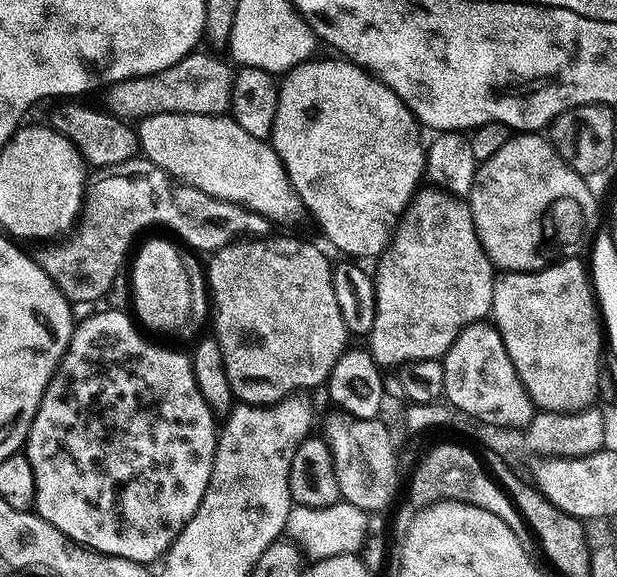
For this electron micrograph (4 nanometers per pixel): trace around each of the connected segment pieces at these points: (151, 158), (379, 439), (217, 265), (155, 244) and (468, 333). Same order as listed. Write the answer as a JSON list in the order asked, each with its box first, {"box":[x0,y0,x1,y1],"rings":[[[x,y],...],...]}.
[{"box":[138,114,306,225],"rings":[[[154,114],[139,121],[138,135],[143,159],[158,166],[179,183],[194,190],[202,190],[202,194],[210,194],[214,198],[240,204],[251,212],[262,214],[273,225],[300,224],[304,216],[306,217],[302,198],[298,198],[298,190],[294,190],[271,143],[268,140],[254,138],[254,134],[246,134],[246,130],[242,130],[242,126],[238,126],[238,122],[233,120],[231,115]]]},{"box":[323,410,401,514],"rings":[[[332,410],[328,421],[324,424],[323,439],[327,440],[328,448],[334,458],[334,470],[338,478],[340,495],[346,503],[360,507],[367,514],[380,514],[384,507],[396,496],[396,483],[399,482],[401,473],[398,471],[398,448],[392,445],[392,436],[383,424],[383,419],[363,420],[341,410]]]},{"box":[208,234,350,406],"rings":[[[274,234],[265,235],[263,238],[241,238],[234,240],[232,243],[225,246],[225,248],[217,248],[215,252],[211,253],[208,264],[208,288],[212,291],[212,304],[216,307],[216,332],[214,332],[214,339],[218,342],[218,346],[222,350],[222,362],[226,366],[226,378],[230,382],[230,390],[233,397],[241,404],[254,404],[263,406],[265,404],[275,404],[277,400],[283,400],[285,396],[297,393],[299,390],[308,390],[304,388],[316,388],[327,381],[330,370],[334,370],[334,362],[338,362],[338,358],[349,347],[350,333],[346,322],[342,322],[342,310],[338,310],[338,301],[334,298],[334,282],[332,281],[332,270],[334,267],[333,261],[328,261],[324,257],[324,252],[316,244],[311,244],[308,240],[299,240],[296,236],[274,236]]]},{"box":[131,240,192,332],"rings":[[[148,240],[138,248],[135,249],[134,259],[131,261],[131,311],[145,329],[172,332],[175,328],[182,327],[192,312],[192,280],[188,277],[188,268],[184,265],[179,250],[168,240]]]},{"box":[442,322,534,429],"rings":[[[481,322],[467,324],[460,329],[458,338],[454,338],[442,363],[443,399],[457,413],[465,412],[466,415],[473,416],[484,424],[493,424],[496,428],[527,429],[534,415],[534,405],[526,386],[522,386],[522,378],[518,378],[518,370],[514,370],[514,362],[510,362],[510,354],[506,354],[502,334],[498,334],[495,324]]]}]

